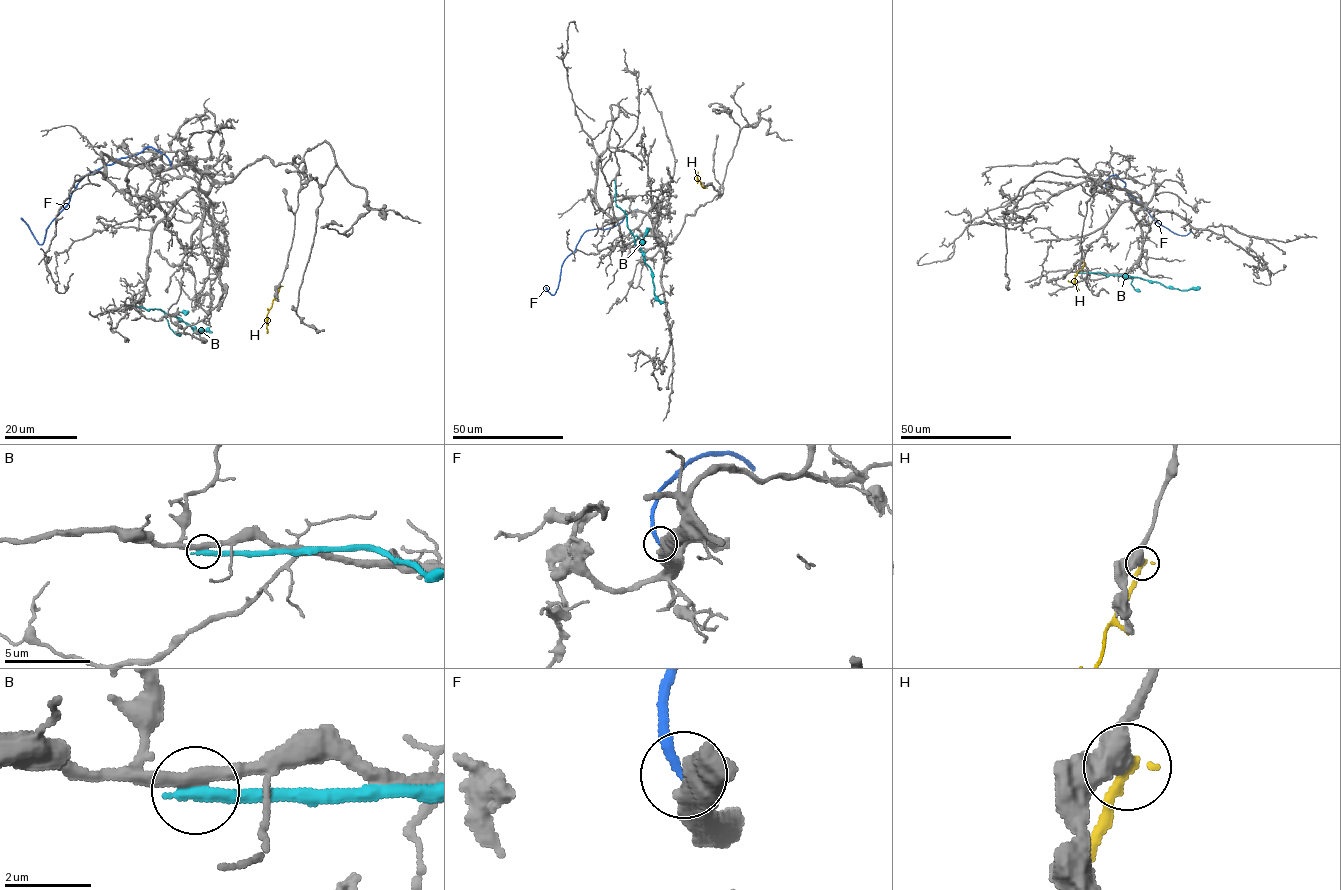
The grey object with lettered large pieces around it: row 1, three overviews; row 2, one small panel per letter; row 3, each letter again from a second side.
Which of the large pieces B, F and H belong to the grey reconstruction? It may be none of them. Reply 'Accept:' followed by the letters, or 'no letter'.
Accept: no letter

